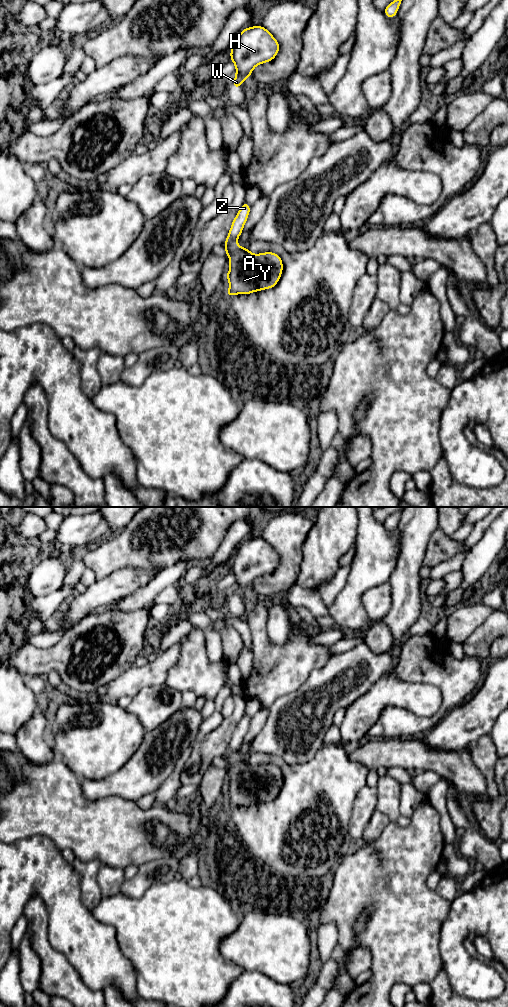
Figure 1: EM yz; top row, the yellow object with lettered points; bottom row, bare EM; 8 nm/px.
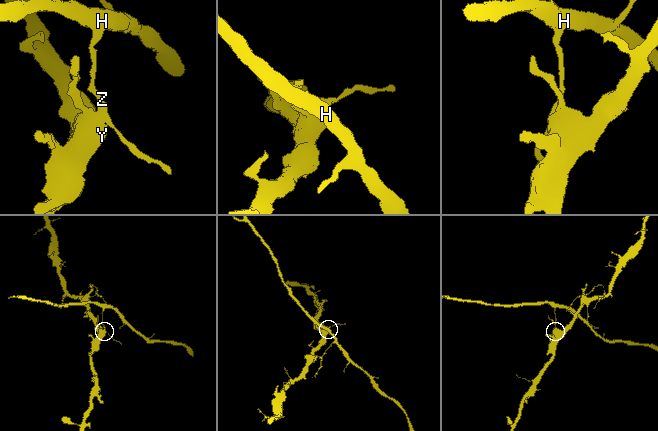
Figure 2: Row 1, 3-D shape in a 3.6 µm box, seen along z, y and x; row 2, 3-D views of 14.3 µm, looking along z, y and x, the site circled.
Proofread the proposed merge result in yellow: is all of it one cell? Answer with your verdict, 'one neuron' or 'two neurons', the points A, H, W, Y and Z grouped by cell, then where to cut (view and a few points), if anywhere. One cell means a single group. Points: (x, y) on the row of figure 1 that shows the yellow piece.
two neurons; A Y / H W Z; cut in yz along (236, 242), (225, 246)

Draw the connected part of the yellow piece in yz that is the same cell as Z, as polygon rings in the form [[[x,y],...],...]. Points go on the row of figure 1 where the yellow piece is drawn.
[[[243,202],[241,208],[239,209],[237,215],[232,221],[231,228],[224,242],[225,246],[229,246],[237,243],[237,240],[241,233],[243,232],[244,225],[248,219],[250,213],[251,205]]]

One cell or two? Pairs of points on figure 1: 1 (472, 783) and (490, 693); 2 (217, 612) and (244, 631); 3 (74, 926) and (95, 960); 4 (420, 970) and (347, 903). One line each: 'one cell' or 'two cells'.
1: two cells
2: one cell
3: one cell
4: one cell

